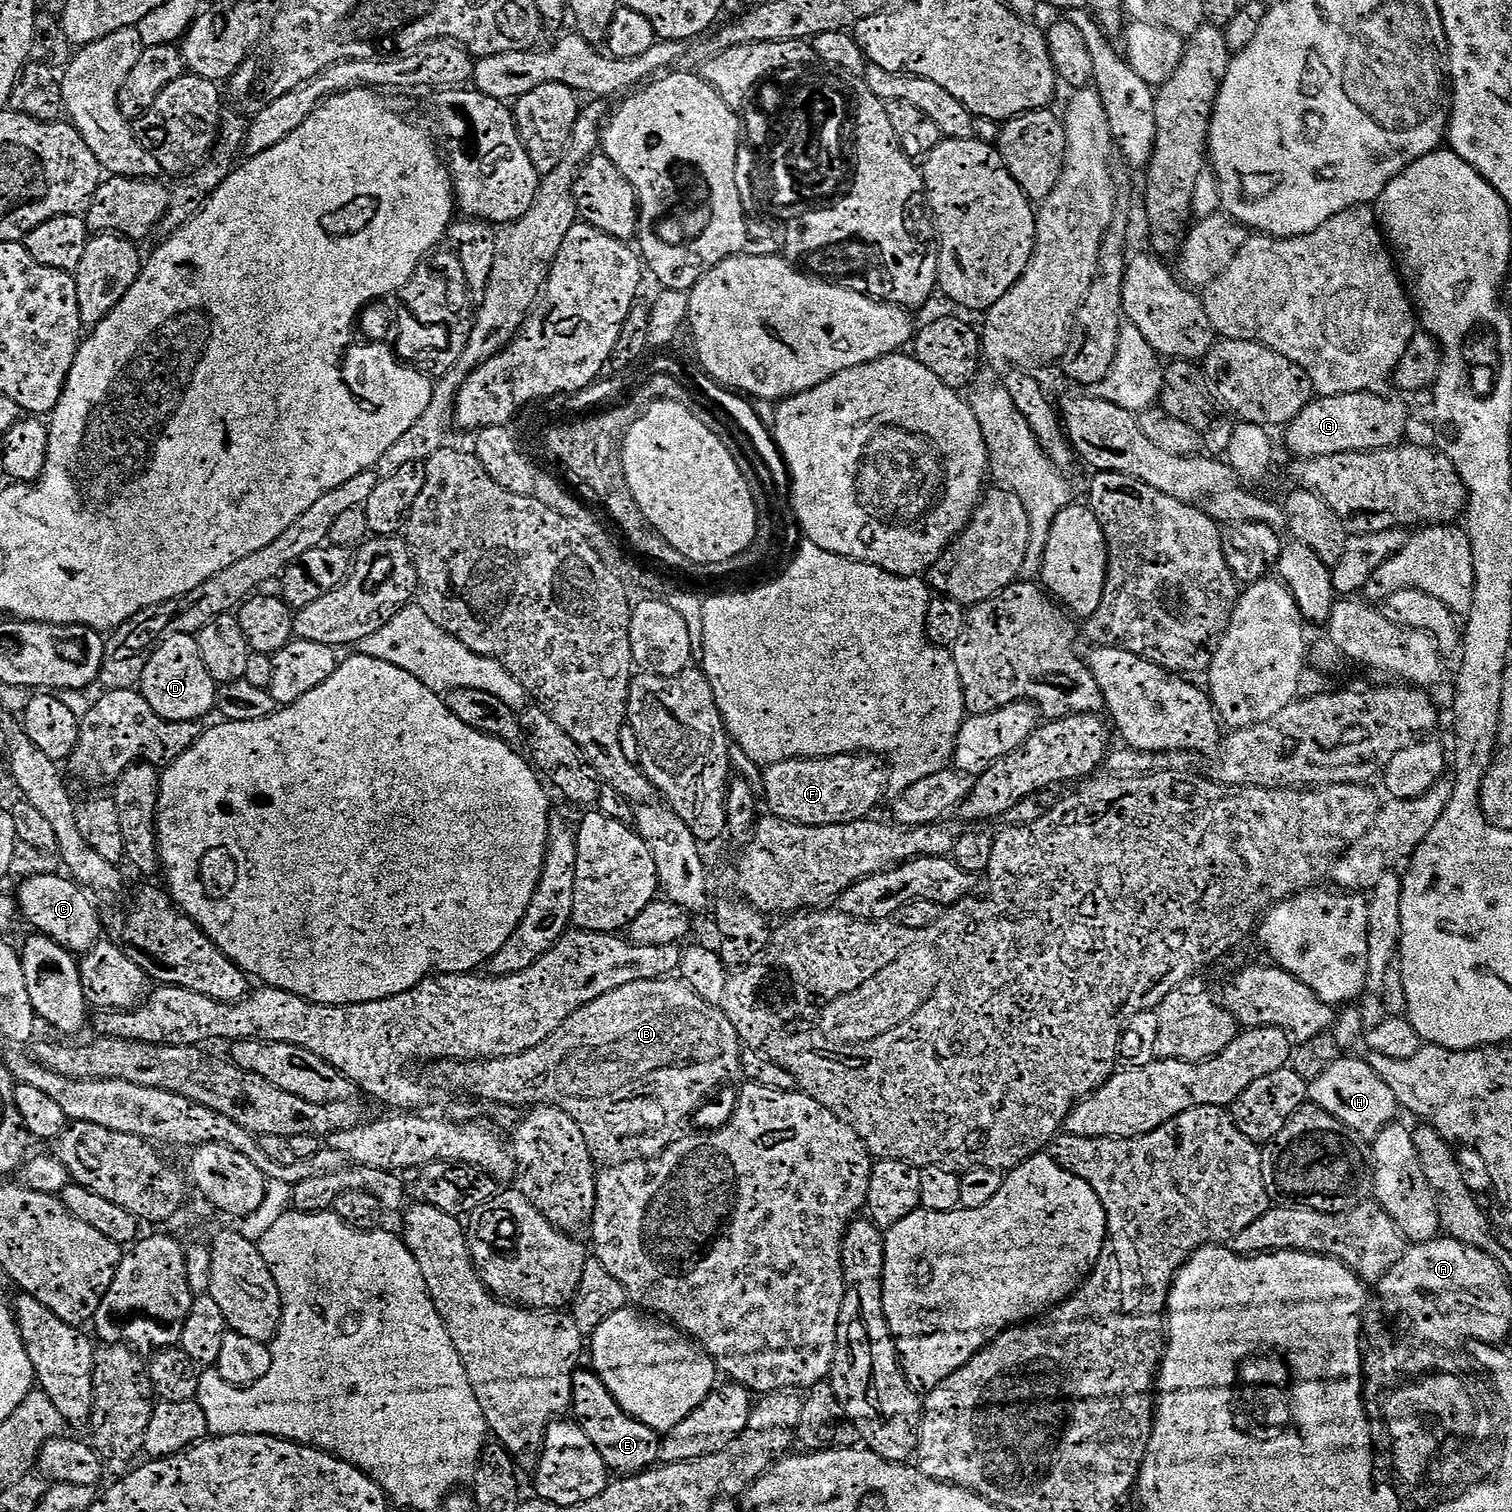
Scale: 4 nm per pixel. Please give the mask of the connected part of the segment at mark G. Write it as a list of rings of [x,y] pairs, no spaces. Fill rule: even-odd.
[[[1370,391],[1313,399],[1287,424],[1285,446],[1304,462],[1334,454],[1377,452],[1379,448],[1397,447],[1408,432],[1408,408],[1400,400],[1376,395],[1375,391]]]

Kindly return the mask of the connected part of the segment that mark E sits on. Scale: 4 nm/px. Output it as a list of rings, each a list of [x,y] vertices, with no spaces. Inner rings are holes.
[[[577,1370],[572,1376],[571,1419],[594,1442],[594,1450],[602,1454],[602,1462],[613,1473],[635,1474],[643,1472],[660,1460],[661,1433],[650,1430],[642,1422],[638,1422],[622,1406],[614,1402],[610,1390],[591,1370]]]

